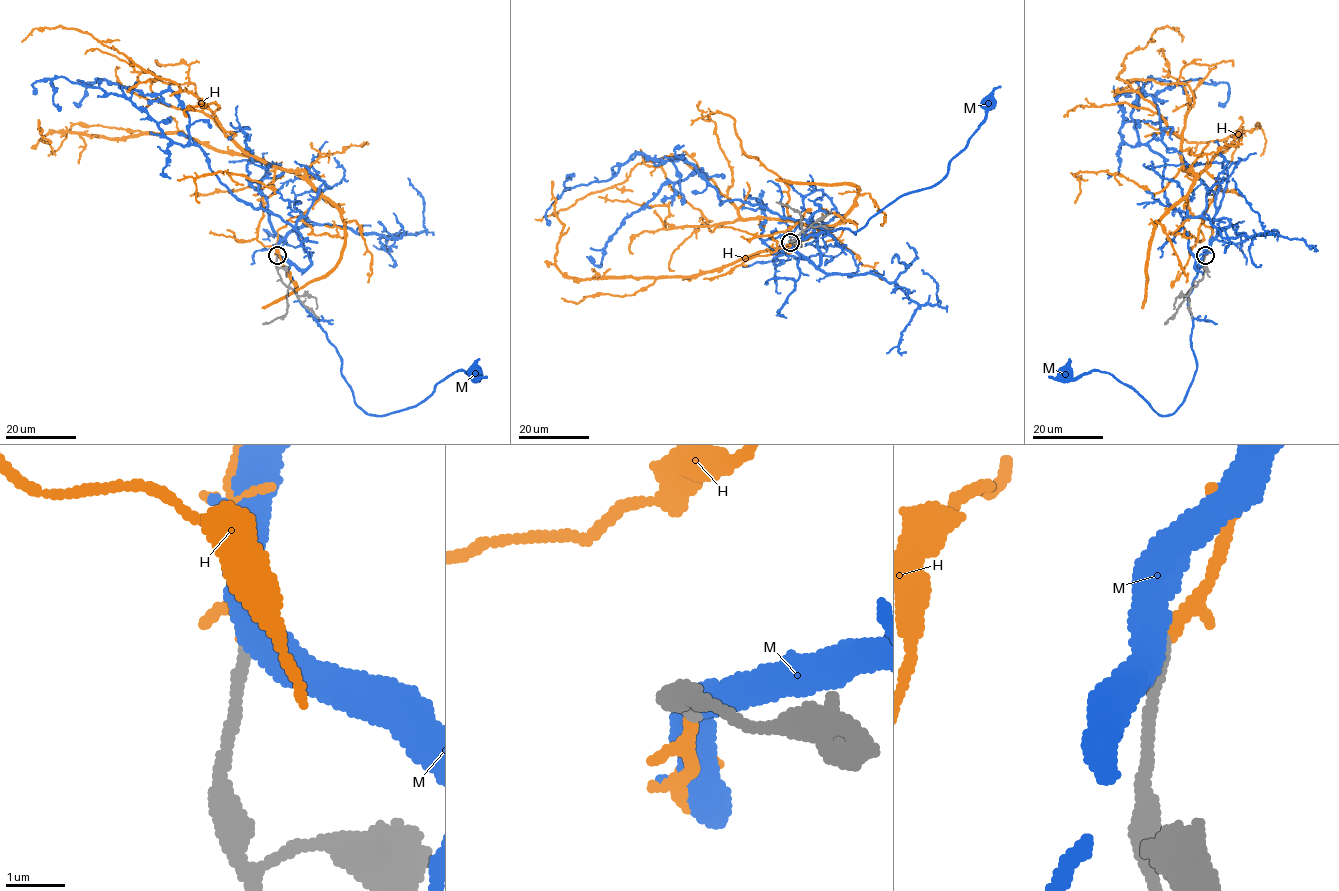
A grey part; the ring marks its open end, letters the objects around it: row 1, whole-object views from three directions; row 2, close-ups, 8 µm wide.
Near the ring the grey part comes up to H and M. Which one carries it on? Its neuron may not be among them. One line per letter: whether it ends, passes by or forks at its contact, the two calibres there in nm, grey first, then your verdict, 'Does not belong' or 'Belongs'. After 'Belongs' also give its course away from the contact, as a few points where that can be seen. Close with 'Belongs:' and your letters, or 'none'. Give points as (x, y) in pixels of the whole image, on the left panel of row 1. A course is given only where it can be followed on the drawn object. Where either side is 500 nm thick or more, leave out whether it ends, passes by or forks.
H: It ends there. Thickness 190 nm (grey) against 240 nm. Belongs. Its course: (277, 255), (277, 231), (319, 198), (307, 175), (245, 153), (202, 100), (90, 34), (34, 28), (22, 41)
M: It passes by. Thickness 200 nm (grey) against 480 nm. Does not belong
Belongs: H

